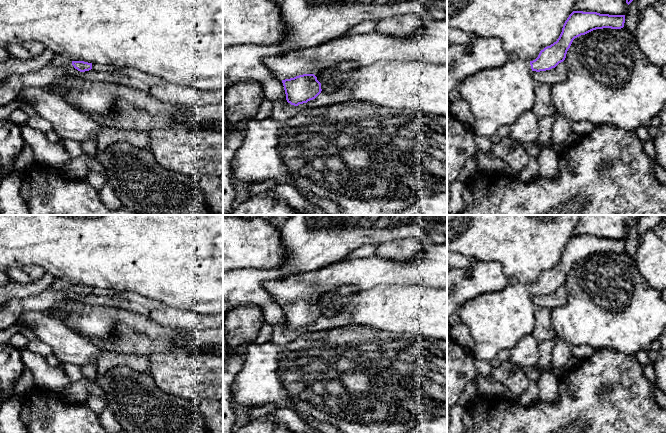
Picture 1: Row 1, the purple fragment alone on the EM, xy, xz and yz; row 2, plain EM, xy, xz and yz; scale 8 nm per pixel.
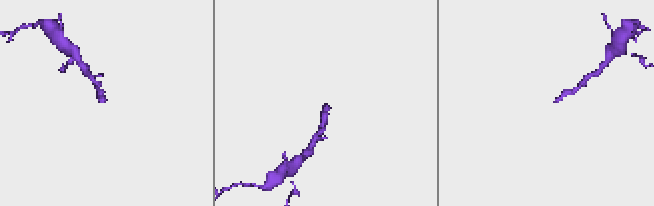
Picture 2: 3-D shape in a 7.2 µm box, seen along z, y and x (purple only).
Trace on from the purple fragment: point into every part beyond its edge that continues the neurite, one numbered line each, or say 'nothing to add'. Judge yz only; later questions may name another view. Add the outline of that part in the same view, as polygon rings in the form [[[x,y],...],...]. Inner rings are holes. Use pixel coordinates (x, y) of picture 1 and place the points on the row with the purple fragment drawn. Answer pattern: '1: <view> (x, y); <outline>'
1: yz (497, 97); [[[516,53],[508,54],[503,66],[487,68],[464,79],[457,88],[473,114],[474,135],[491,137],[501,127],[511,126],[522,114],[533,110],[535,86],[530,61],[521,58]]]

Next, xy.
1: xy (58, 61); [[[55,55],[54,58],[51,61],[51,64],[53,66],[64,68],[64,67],[74,67],[72,65],[72,61],[70,59],[67,59],[65,57],[61,57],[58,55]]]

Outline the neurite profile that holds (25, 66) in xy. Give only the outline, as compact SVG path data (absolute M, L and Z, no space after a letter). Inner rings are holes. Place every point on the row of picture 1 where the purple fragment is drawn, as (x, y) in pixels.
M45 49L41 55L34 58L19 59L9 57L4 61L0 61L0 82L13 74L27 74L41 70L46 65L51 64L54 56L50 49Z

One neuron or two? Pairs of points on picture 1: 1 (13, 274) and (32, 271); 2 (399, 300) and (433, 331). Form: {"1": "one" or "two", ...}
{"1": "one", "2": "one"}

